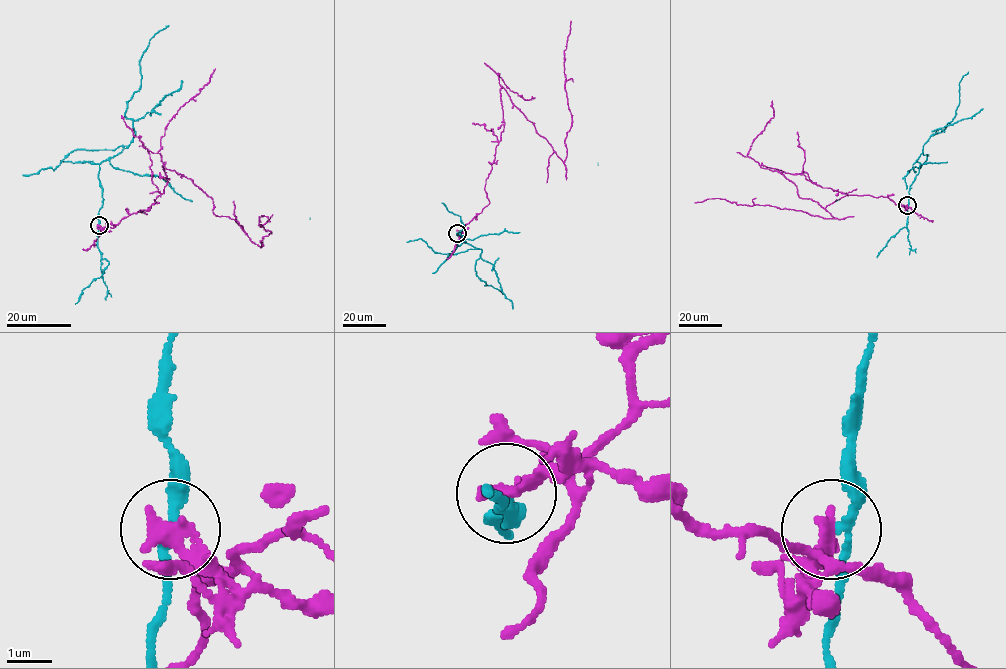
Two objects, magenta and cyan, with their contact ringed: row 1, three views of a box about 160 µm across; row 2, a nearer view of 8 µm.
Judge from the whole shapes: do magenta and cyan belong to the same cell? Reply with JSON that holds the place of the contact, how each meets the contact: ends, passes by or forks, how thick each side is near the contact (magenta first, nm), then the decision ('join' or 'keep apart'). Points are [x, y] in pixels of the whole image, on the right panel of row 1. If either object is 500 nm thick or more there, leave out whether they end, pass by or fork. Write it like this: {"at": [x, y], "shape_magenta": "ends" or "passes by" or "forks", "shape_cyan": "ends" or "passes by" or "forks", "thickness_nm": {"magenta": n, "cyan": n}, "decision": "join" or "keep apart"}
{"at": [907, 205], "shape_magenta": "ends", "shape_cyan": "passes by", "thickness_nm": {"magenta": 400, "cyan": 200}, "decision": "keep apart"}

